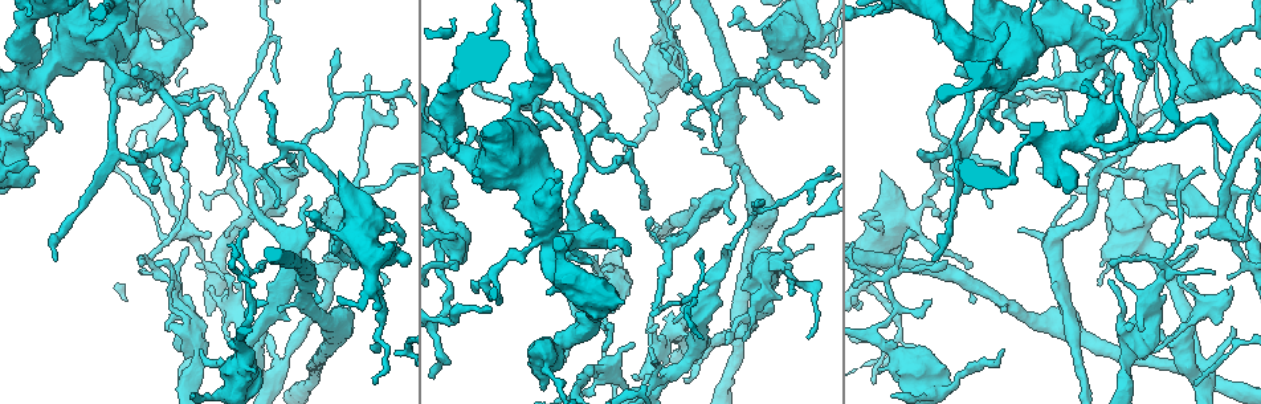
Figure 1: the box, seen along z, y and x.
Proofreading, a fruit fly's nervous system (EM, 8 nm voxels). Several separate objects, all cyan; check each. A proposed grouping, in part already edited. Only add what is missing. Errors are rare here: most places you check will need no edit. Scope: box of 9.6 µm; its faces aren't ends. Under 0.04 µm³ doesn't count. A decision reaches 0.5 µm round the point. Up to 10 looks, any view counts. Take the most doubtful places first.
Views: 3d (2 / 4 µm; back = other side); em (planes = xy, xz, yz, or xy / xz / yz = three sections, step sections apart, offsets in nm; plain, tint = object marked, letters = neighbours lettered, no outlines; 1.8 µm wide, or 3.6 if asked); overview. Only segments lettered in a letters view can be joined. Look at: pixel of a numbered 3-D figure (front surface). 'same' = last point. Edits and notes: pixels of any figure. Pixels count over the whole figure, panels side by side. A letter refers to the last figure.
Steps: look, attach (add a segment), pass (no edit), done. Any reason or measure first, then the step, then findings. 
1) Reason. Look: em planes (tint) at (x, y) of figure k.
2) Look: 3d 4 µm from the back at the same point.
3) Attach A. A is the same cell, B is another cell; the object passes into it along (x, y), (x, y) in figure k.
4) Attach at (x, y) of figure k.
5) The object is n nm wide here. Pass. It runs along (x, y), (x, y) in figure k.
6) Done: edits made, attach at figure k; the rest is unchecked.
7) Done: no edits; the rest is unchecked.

Stops while still wide. Look: em yz step 16 (tint) at (958, 159) of figure 1.

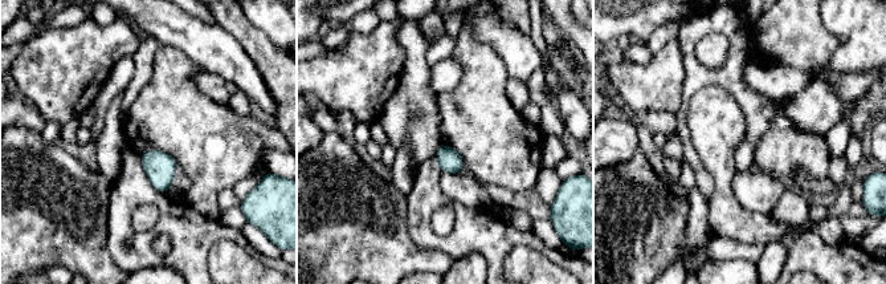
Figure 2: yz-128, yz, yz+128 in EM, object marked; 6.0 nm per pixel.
Look: em planes (letters) at the same point.

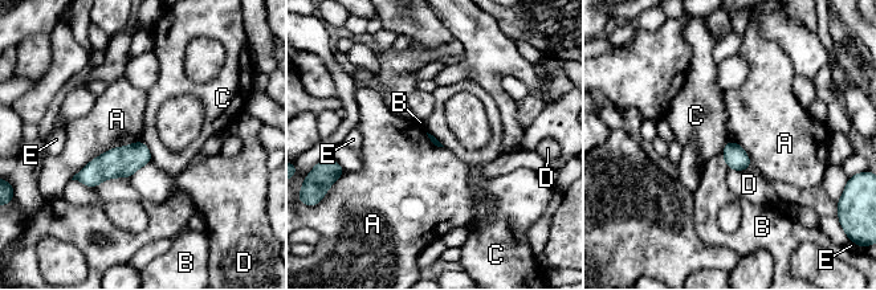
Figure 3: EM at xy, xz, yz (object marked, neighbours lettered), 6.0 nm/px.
Pass. A, B, C, D and E are other cells; a border runs along (139, 139), (108, 148), (70, 179) in figure 3; none of them fits.

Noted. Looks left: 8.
An open end. Look: 3d 4 µm at (1126, 324) of figure 1.

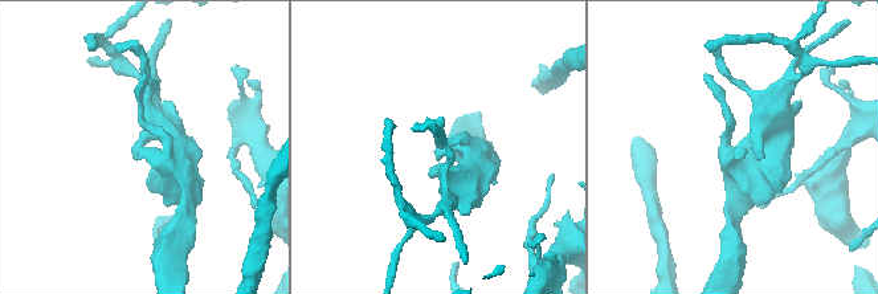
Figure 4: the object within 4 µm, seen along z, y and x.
Look: em yz step 16 (tint) at (141, 148) of figure 4.

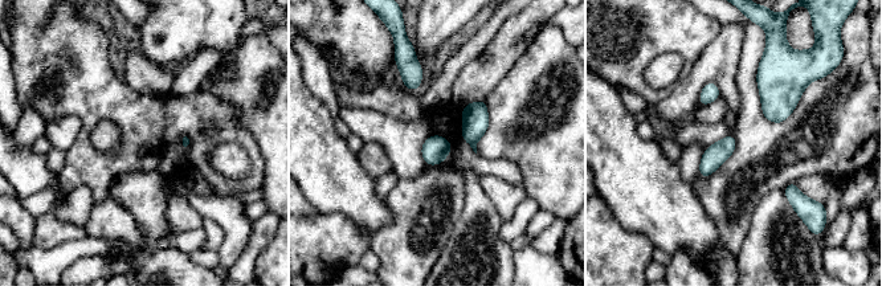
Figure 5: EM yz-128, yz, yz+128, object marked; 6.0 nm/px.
Another direction. Look: em planes (letters) at the same point.

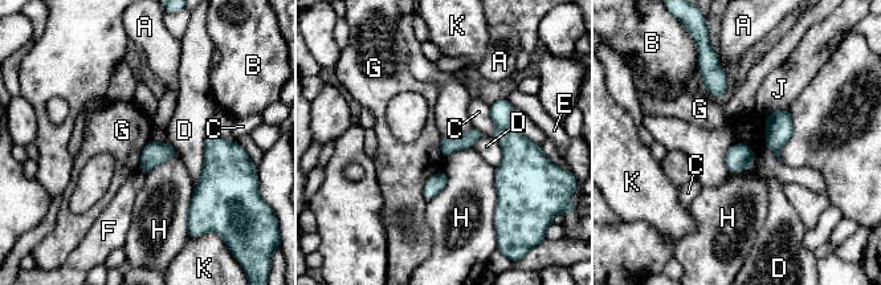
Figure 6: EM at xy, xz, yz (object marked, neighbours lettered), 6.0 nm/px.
Pass. A, B, C, D, E, F, G, H, J and K are other cells; a border runs along (443, 170), (425, 180), (425, 200) in figure 6; no lettered segment goes on from it.

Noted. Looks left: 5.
Thick turns thin. Look: em 3.6 µm xy step 16 (letters) at (331, 320) of figure 1.

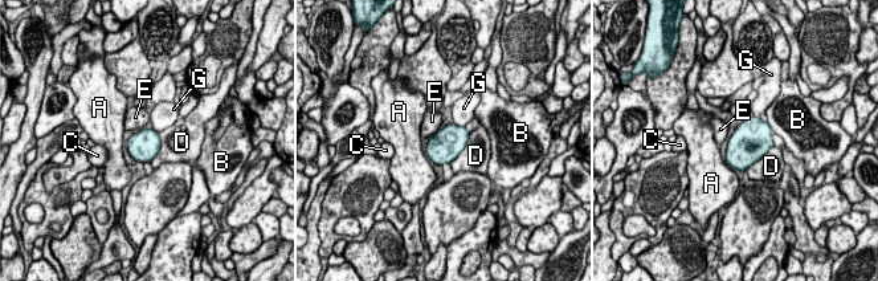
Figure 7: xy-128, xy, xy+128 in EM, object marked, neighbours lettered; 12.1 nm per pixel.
Pass. A, B, C, D, E and G are other cells; a border runs along (440, 129), (429, 138) in figure 7; no lettered segment goes on from it.

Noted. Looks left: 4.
A fork. Look: em 3.6 µm planes (tint) at (122, 32) of figure 1.

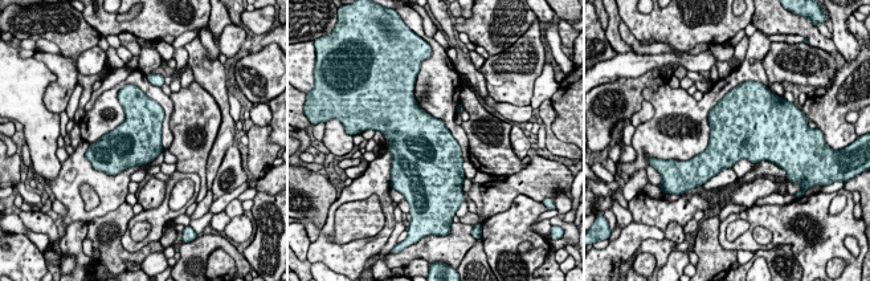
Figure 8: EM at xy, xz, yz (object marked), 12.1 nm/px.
What lies round it. Look: em 3.6 µm planes (letters) at the same point.

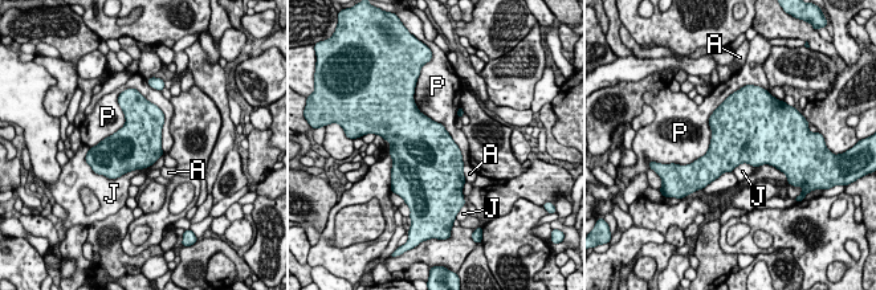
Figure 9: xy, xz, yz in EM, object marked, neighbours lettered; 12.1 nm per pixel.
The object is 600 nm wide here. Pass. A, J and P are other cells; no lettered segment goes on from it.

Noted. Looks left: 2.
Done: no edits; the rest is unchecked.

